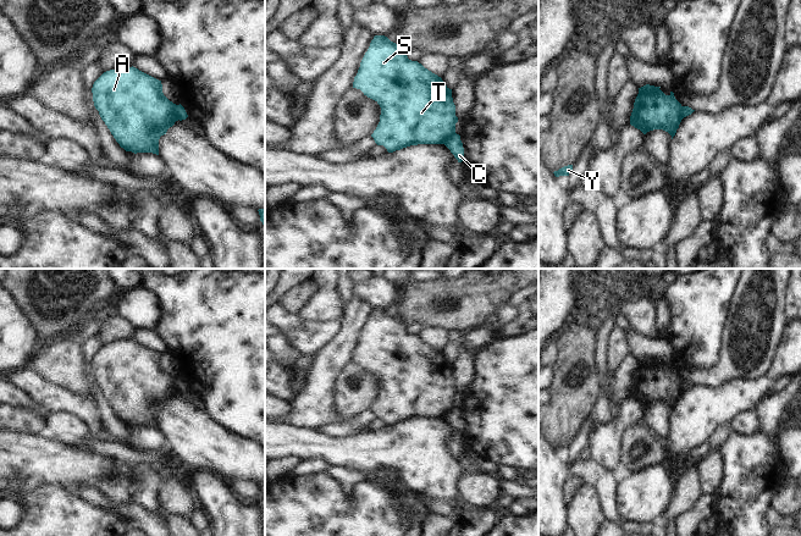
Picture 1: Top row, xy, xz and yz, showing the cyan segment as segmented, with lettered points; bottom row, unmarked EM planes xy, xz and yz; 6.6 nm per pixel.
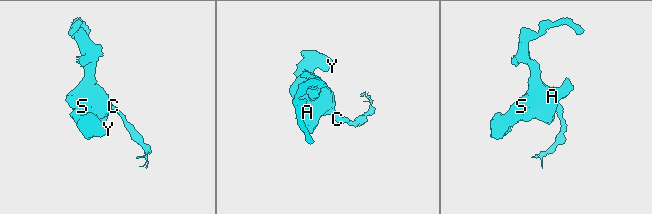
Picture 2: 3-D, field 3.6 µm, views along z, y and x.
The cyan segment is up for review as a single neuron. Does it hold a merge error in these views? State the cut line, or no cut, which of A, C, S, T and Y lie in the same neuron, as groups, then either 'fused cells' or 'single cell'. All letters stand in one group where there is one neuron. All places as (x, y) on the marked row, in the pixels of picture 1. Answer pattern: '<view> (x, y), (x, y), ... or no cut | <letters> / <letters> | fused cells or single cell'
xy (176, 105), (175, 114), (178, 119) | A S T Y / C | fused cells

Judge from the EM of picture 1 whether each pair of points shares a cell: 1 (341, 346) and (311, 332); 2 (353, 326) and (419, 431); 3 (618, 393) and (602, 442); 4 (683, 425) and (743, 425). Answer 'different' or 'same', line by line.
1: different
2: different
3: different
4: different

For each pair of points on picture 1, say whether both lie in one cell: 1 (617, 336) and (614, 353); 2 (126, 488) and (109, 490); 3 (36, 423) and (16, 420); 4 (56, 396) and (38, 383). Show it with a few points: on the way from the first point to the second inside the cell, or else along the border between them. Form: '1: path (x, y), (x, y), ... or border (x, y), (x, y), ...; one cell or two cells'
1: path (617, 340), (617, 349); one cell
2: path (122, 490), (112, 490); one cell
3: path (31, 423), (21, 420); one cell
4: path (51, 396), (43, 388); one cell

